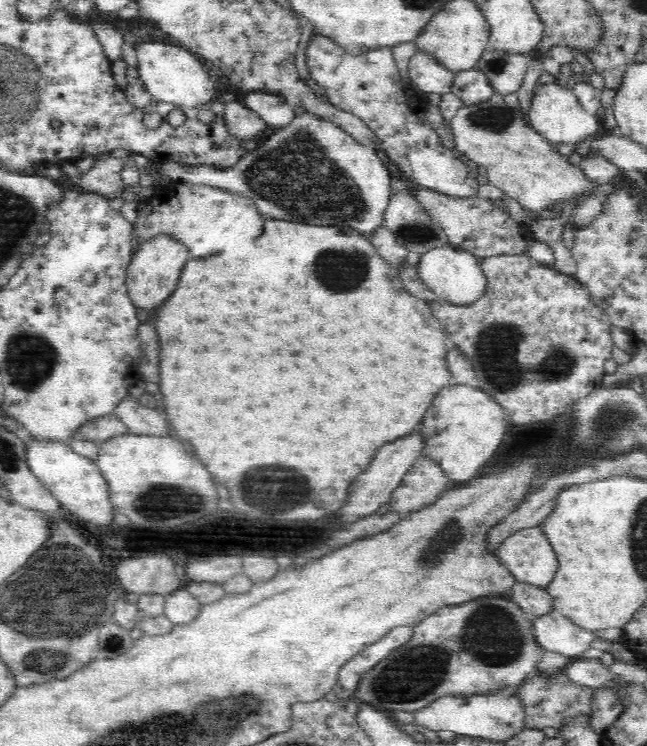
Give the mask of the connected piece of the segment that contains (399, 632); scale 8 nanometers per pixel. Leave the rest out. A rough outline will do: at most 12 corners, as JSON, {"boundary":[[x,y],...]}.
{"boundary":[[410,626],[394,628],[338,669],[338,683],[353,692],[365,672],[410,640]]}

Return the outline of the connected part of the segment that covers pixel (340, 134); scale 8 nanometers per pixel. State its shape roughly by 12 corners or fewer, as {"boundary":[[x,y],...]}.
{"boundary":[[299,113],[233,167],[153,161],[270,219],[370,239],[394,196],[374,148]]}

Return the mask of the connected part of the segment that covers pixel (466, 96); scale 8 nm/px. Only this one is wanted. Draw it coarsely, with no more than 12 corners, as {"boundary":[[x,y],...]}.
{"boundary":[[477,68],[454,73],[450,91],[465,105],[494,94]]}

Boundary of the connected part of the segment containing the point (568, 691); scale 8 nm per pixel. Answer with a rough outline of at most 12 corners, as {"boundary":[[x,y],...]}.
{"boundary":[[531,675],[518,696],[525,727],[558,728],[570,715],[592,714],[594,688]]}

